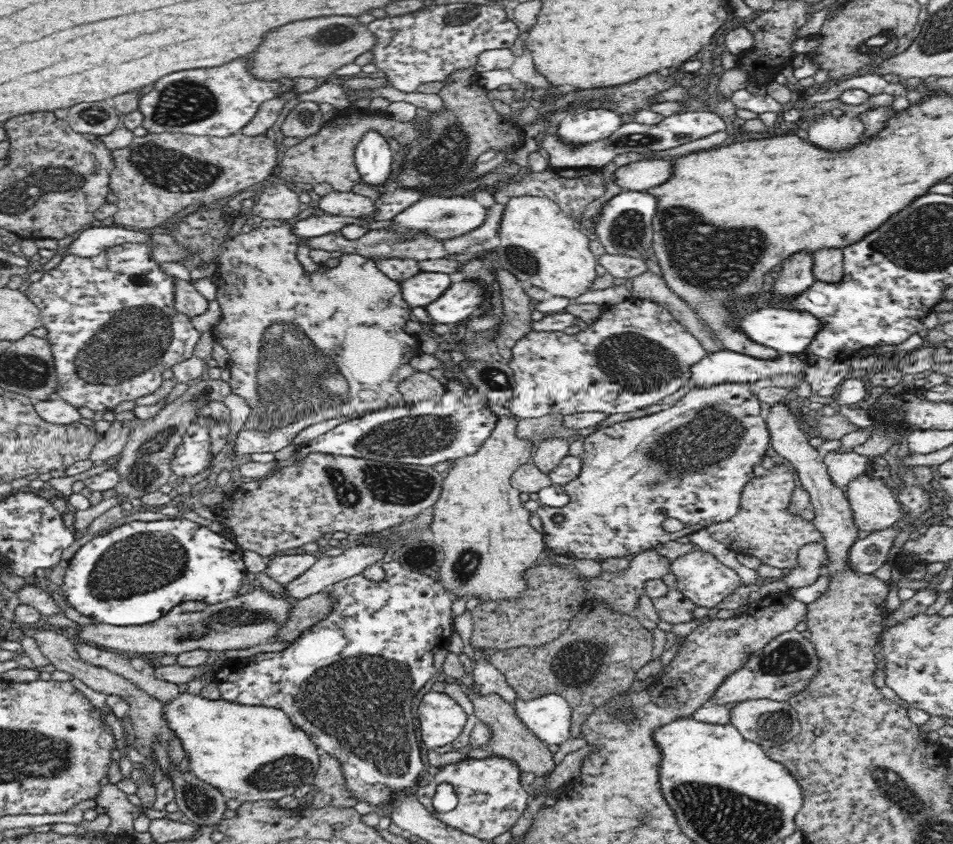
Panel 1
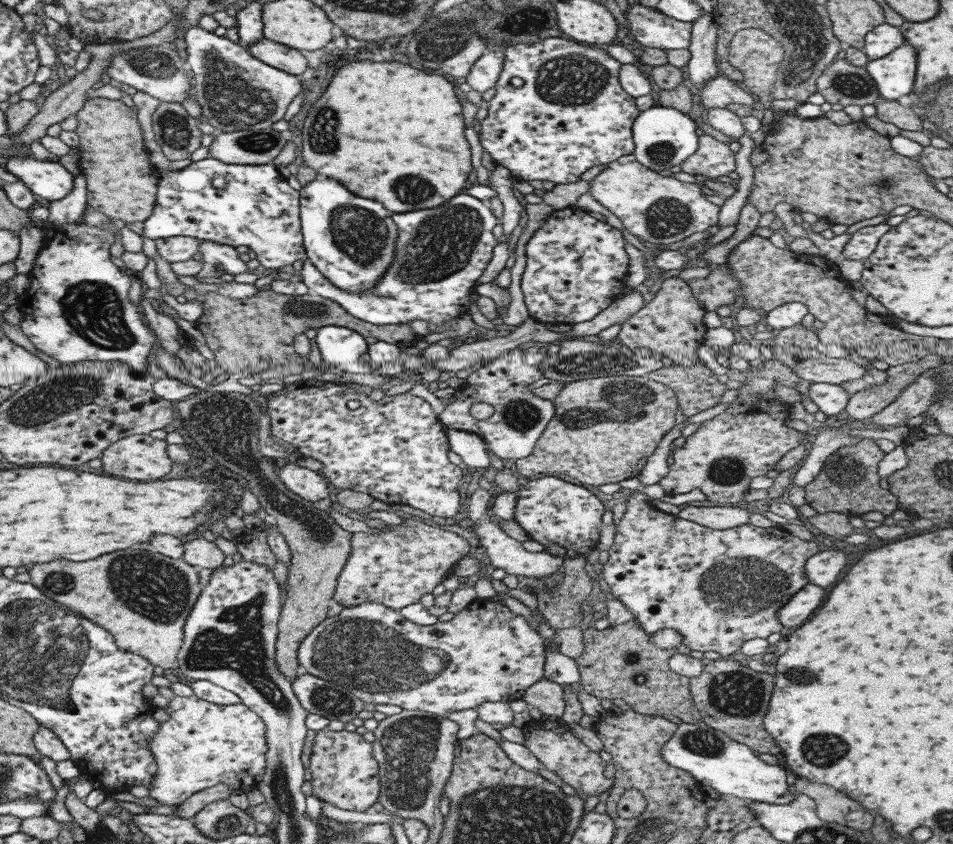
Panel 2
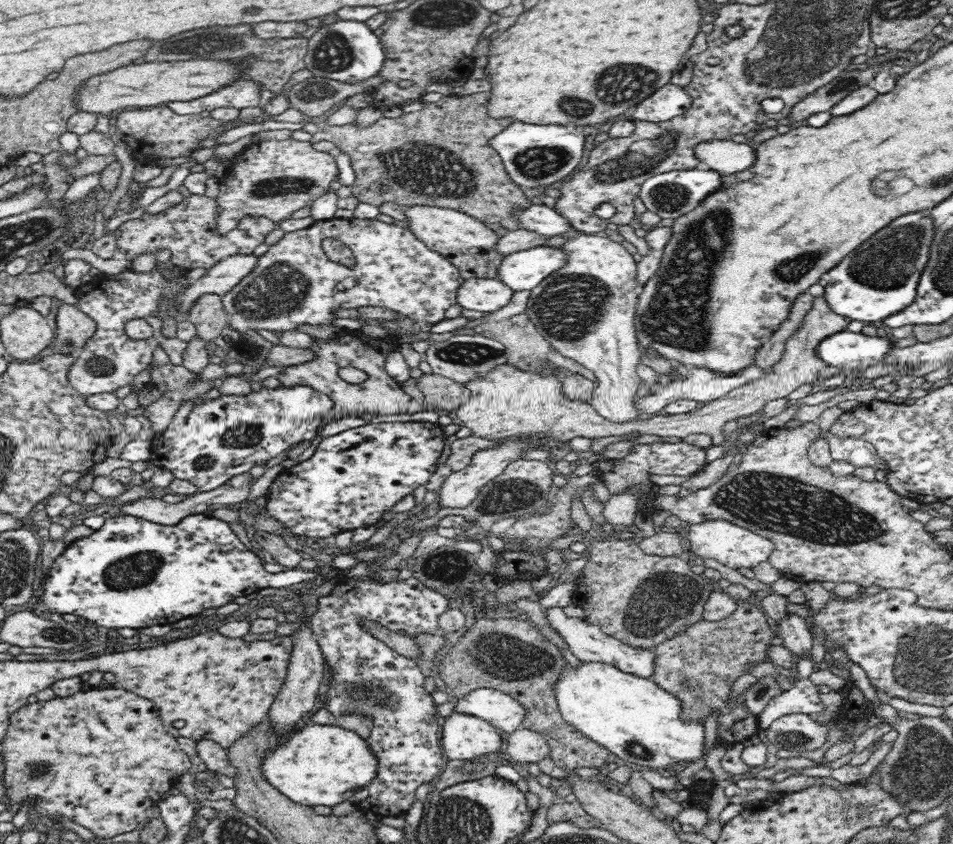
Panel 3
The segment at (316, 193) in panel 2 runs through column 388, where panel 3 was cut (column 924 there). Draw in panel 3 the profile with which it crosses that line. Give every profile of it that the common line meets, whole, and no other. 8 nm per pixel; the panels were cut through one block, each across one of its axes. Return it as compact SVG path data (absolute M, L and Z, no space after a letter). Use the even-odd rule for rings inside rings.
M924 210L896 218L890 226L873 234L828 270L830 279L823 286L823 297L832 313L850 318L850 322L859 320L865 324L879 325L882 319L914 302L916 286L928 262L928 252L934 238L932 219L926 214L930 212Z

